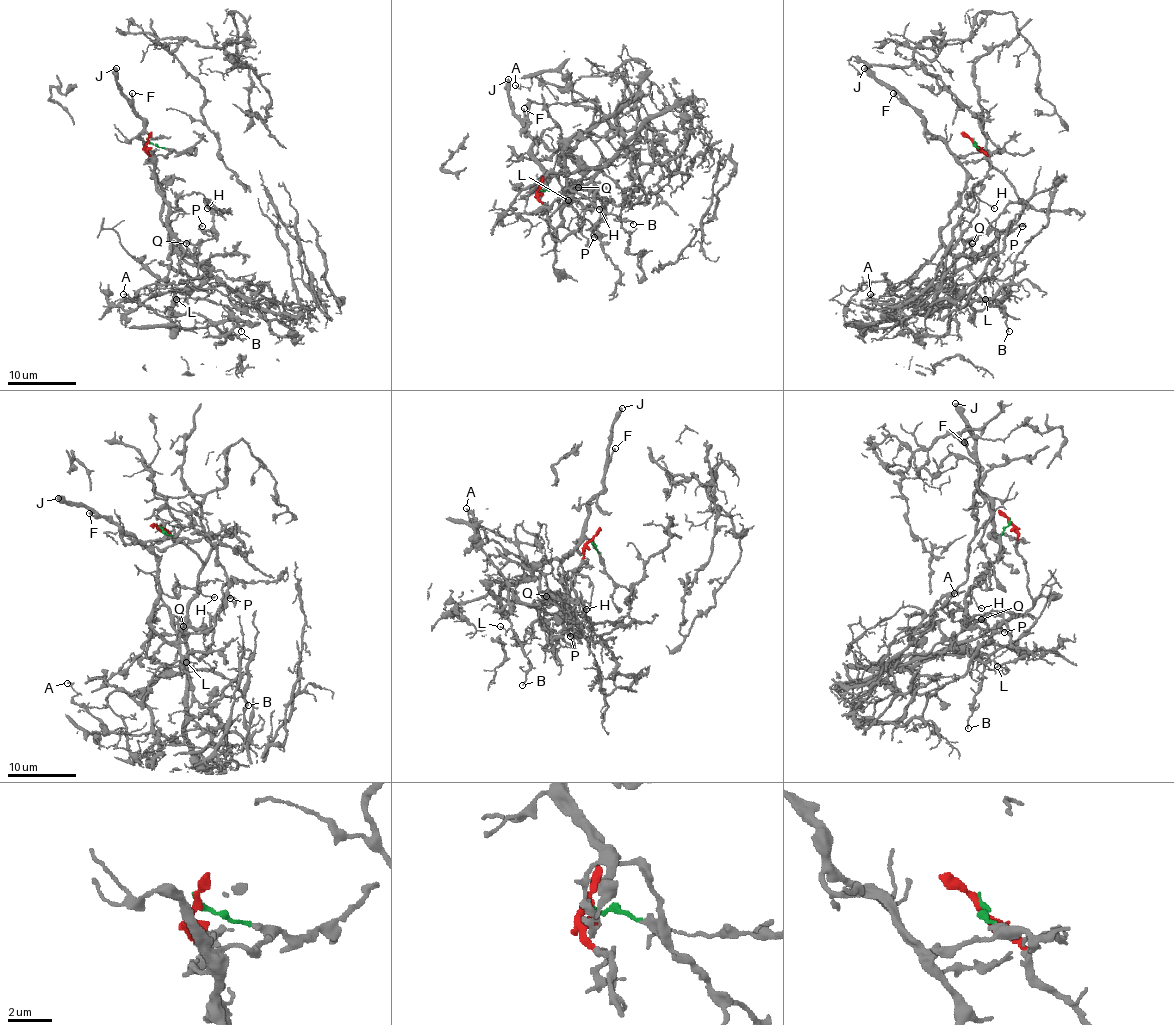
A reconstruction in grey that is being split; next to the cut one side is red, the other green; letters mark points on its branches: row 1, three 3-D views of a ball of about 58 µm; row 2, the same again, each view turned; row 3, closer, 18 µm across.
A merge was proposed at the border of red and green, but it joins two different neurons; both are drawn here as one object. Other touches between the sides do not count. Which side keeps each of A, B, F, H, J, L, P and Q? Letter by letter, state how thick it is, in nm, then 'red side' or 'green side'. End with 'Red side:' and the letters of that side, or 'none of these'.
A: 120 nm thick; red side
B: 130 nm thick; red side
F: 190 nm thick; green side
H: 90 nm thick; green side
J: 440 nm thick; green side
L: 120 nm thick; red side
P: 120 nm thick; green side
Q: 150 nm thick; green side
Red side: A, B, L

